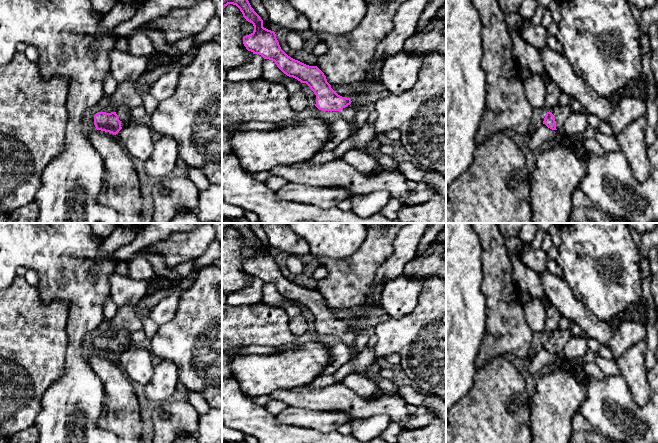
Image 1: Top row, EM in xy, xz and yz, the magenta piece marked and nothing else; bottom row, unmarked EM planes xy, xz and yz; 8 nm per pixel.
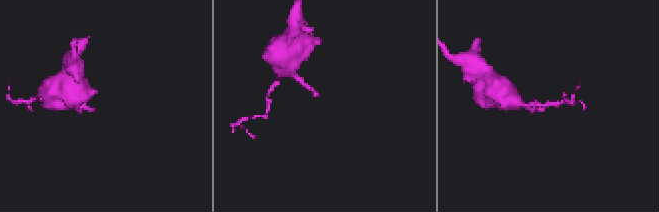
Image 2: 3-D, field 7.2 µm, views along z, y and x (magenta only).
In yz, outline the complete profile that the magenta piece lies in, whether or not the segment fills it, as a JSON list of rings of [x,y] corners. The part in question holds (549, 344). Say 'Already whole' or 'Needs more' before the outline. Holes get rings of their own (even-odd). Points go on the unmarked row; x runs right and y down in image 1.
Needs more. [[[559,328],[551,335],[547,336],[543,345],[548,352],[552,354],[563,354],[564,347],[568,341],[575,335],[569,330],[560,330]]]

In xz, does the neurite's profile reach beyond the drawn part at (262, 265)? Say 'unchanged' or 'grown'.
grown

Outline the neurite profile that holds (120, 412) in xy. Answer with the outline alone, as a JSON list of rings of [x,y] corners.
[[[95,353],[87,360],[105,391],[98,426],[113,432],[118,443],[141,443],[143,422],[133,383],[114,358]]]

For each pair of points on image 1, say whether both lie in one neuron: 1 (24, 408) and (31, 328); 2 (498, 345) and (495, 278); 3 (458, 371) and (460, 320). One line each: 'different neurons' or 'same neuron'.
1: same neuron
2: same neuron
3: same neuron

